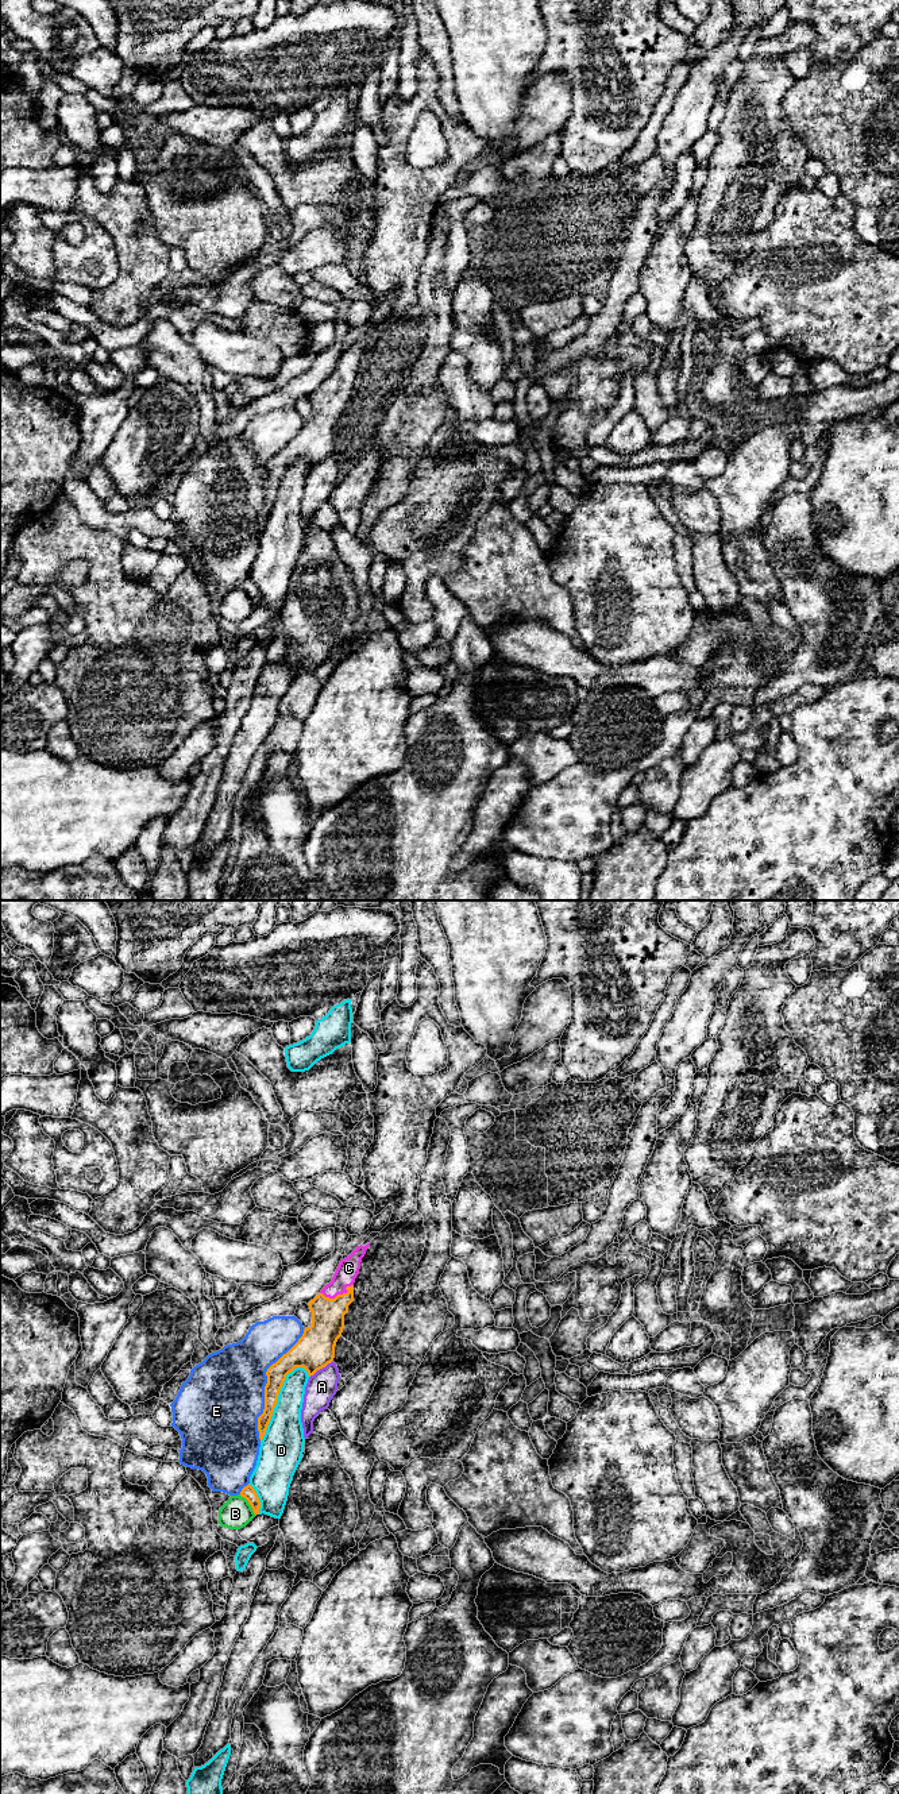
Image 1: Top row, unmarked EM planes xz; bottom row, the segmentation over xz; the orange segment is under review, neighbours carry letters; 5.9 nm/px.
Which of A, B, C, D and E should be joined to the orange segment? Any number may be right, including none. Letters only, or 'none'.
C

